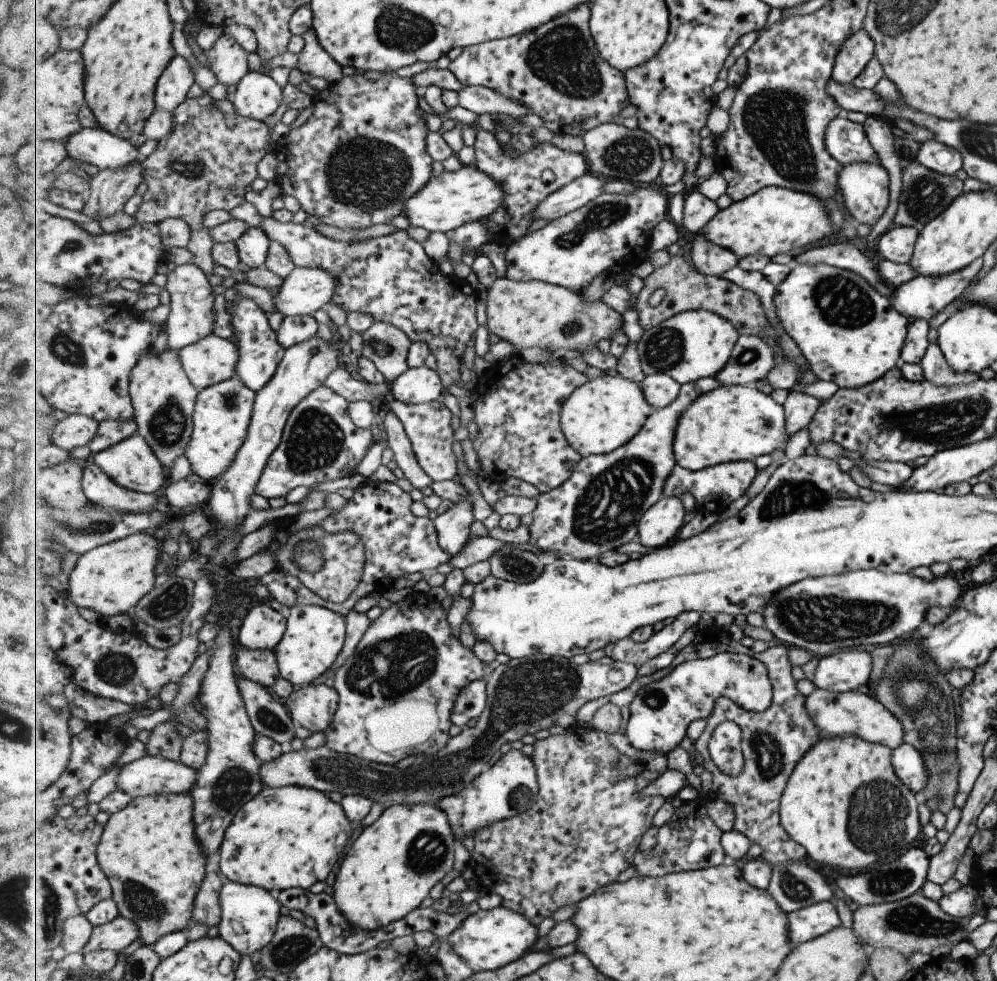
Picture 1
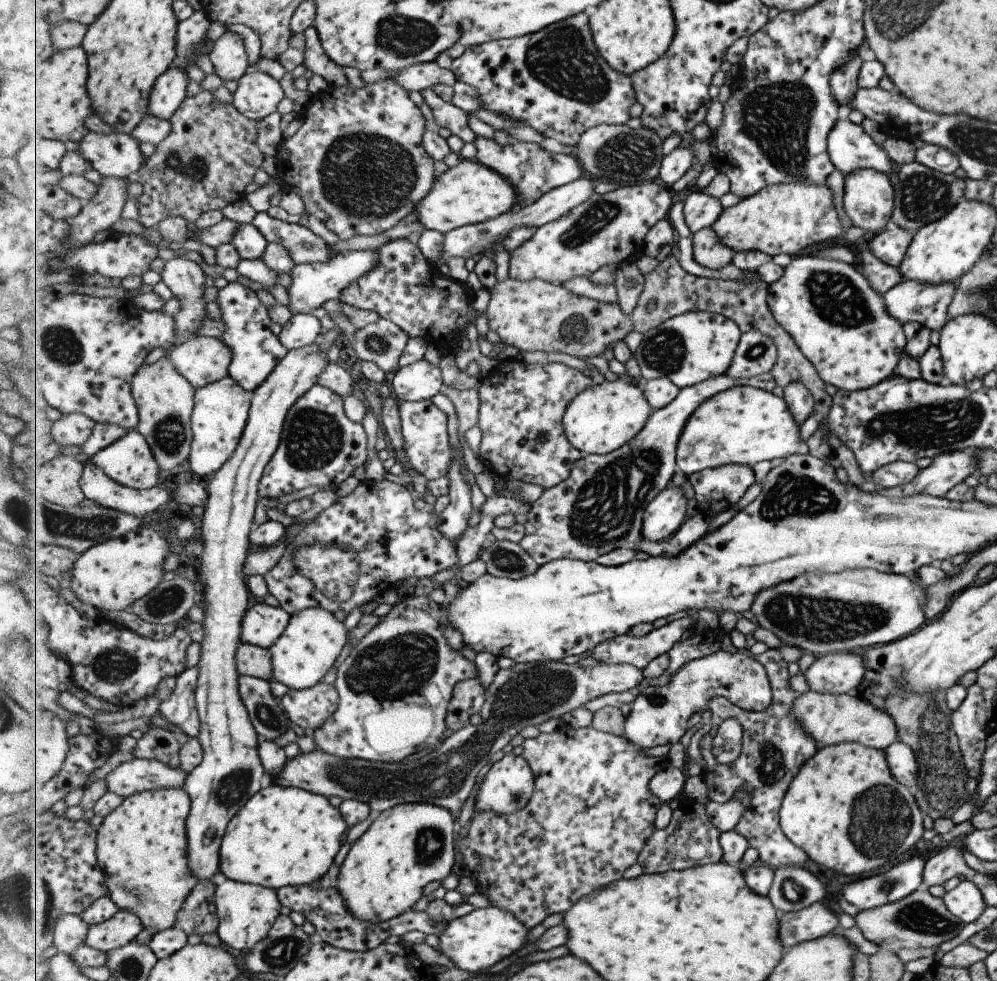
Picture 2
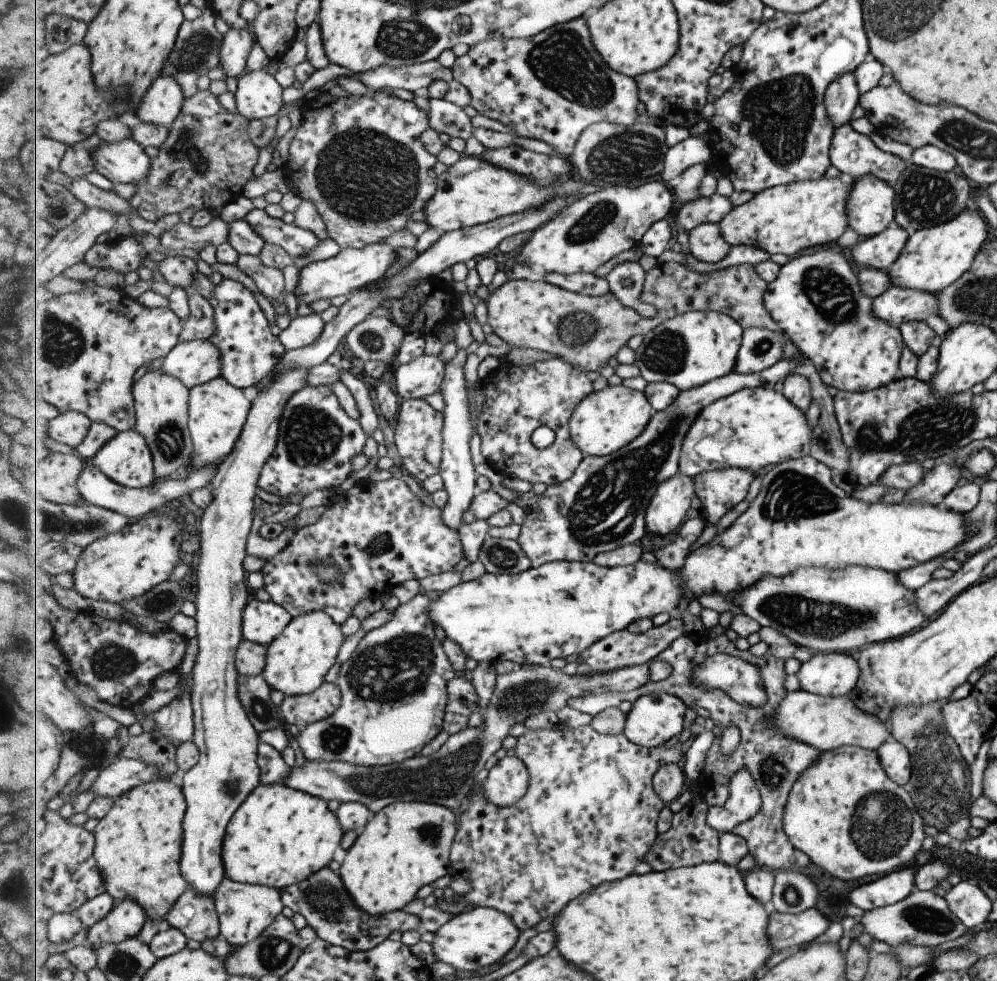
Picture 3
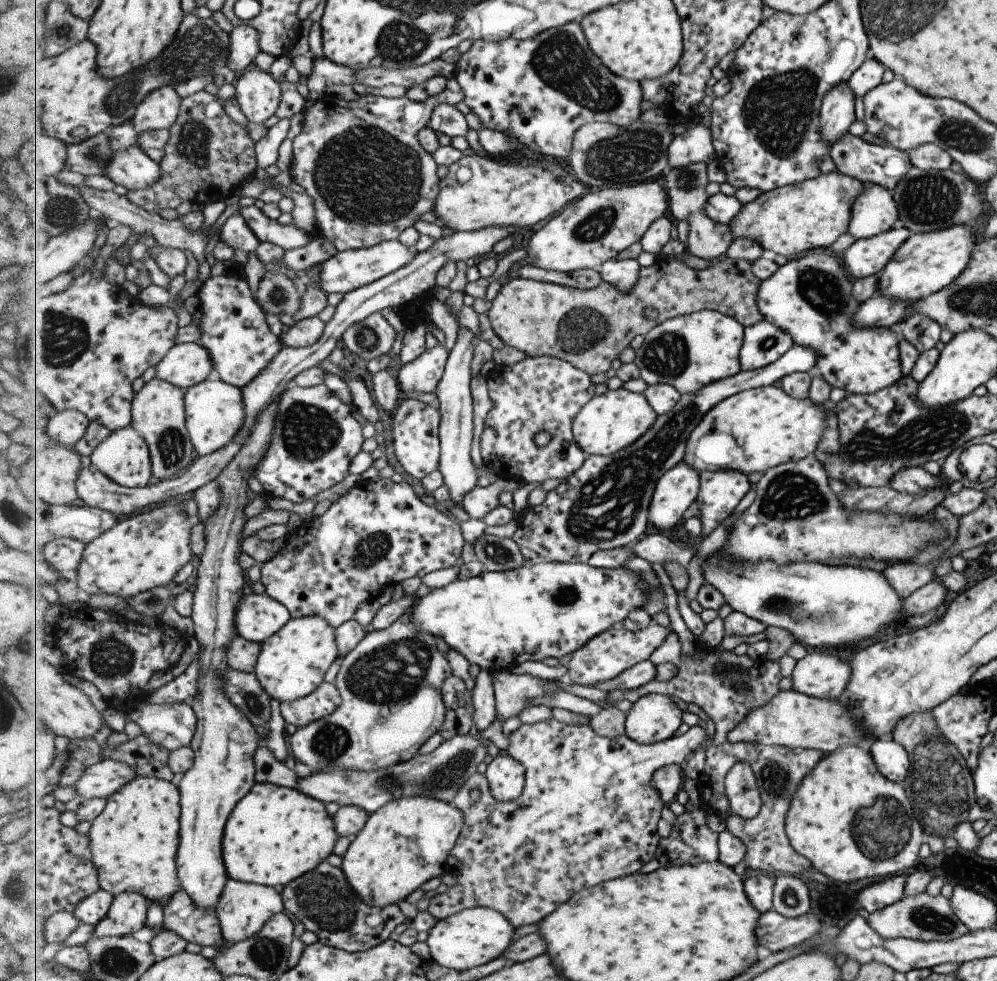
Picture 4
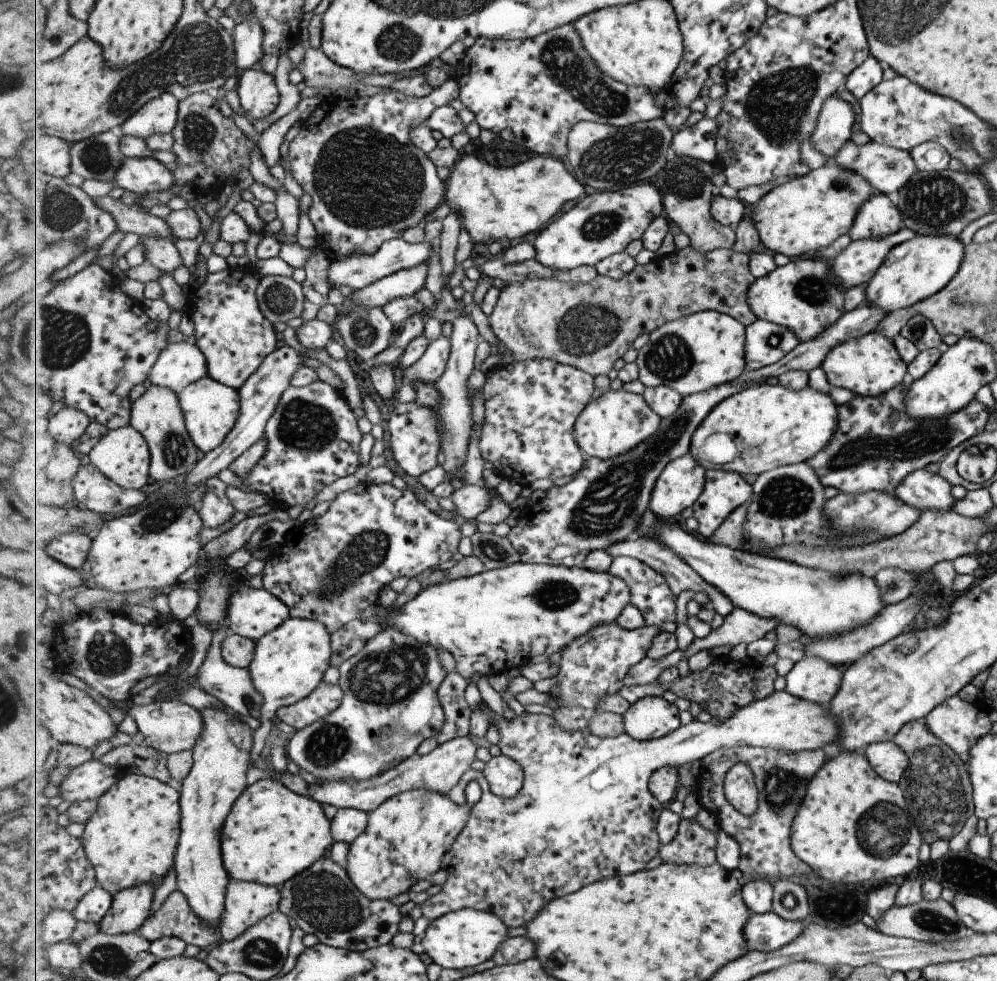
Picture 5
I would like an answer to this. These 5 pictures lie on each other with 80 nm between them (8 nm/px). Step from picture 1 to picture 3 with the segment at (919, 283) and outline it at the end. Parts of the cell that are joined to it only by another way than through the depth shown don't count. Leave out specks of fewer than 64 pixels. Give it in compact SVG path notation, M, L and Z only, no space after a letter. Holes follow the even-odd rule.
M889 285L871 300L871 314L895 328L903 322L925 322L941 339L949 330L937 312L935 295L929 292L915 292Z

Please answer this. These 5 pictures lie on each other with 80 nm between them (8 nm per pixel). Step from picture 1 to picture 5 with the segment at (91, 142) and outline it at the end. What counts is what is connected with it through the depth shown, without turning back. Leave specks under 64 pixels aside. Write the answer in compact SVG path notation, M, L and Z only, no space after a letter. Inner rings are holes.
M129 158L117 172L119 187L136 194L165 192L173 188L175 174L155 158Z

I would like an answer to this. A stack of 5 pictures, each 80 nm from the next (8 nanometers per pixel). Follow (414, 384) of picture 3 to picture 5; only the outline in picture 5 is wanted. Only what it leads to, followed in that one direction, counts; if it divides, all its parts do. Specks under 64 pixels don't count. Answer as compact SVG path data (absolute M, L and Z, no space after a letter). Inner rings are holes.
M441 334L431 341L429 349L419 362L405 370L402 382L412 384L421 380L427 384L437 383L446 372L452 350L452 341Z

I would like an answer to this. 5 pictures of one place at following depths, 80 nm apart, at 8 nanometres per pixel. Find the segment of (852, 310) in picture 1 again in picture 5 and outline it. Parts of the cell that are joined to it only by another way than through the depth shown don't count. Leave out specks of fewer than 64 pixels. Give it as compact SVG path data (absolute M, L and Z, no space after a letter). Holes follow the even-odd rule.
M818 258L793 259L771 274L757 278L749 288L747 300L758 319L791 328L798 342L812 340L814 333L821 332L827 322L840 319L843 314L843 292L839 292L827 264ZM872 332L833 346L825 354L821 370L832 387L847 389L861 397L875 397L901 384L907 364L901 360L889 338Z

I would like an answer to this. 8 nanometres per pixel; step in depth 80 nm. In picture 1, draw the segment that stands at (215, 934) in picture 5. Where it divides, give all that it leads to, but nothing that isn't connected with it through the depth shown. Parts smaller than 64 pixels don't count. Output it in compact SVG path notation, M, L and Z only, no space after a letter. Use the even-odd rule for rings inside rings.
M207 872L207 878L205 878L200 894L196 898L193 924L203 922L207 928L219 926L222 919L220 896L223 884L224 882L221 882L221 876L217 872Z

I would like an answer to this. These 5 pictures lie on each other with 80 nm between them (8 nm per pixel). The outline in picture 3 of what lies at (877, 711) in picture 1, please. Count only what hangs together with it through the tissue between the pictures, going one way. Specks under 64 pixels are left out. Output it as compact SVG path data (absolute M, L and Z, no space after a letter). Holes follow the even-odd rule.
M803 690L790 692L785 697L770 725L788 737L810 744L821 753L845 745L857 745L875 751L890 733L887 722L857 708L856 703L847 695L819 696Z

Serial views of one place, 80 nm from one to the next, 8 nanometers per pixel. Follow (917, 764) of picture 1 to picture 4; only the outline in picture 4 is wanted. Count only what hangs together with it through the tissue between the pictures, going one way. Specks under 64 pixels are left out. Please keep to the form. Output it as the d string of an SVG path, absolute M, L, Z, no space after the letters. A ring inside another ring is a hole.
M875 739L867 750L881 776L890 782L902 783L909 771L909 760L899 744L893 740Z

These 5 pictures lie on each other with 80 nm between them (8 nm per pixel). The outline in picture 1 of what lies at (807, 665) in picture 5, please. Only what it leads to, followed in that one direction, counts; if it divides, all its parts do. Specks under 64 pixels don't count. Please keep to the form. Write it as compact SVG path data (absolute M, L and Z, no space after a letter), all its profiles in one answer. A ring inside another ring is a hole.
M851 647L818 658L812 684L817 689L844 693L861 690L871 672L868 649Z

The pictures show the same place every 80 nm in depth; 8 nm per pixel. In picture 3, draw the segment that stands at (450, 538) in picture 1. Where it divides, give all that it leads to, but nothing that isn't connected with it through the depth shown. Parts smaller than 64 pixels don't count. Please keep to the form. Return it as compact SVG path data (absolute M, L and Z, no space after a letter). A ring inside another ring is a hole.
M459 348L456 355L446 365L445 379L441 384L439 393L445 402L443 440L444 452L441 460L441 473L445 482L445 490L448 494L448 503L443 509L445 522L449 528L460 530L463 526L463 514L470 510L471 502L479 492L477 488L477 472L471 458L471 435L478 434L478 428L473 426L471 420L471 402L469 402L469 382L465 374L465 364L469 360L467 348Z

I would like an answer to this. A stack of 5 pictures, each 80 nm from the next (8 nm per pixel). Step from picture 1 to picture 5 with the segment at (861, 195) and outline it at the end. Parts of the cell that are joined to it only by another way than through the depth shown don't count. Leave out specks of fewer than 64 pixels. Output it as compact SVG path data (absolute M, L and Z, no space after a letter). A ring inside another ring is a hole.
M877 193L857 210L849 228L850 241L885 238L901 230L901 216L885 194Z

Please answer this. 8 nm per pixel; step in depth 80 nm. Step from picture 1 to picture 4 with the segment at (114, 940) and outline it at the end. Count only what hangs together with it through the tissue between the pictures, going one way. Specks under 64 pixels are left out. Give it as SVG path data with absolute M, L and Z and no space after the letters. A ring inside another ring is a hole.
M141 892L114 896L107 917L94 928L94 937L128 936L145 929L149 905L149 898Z

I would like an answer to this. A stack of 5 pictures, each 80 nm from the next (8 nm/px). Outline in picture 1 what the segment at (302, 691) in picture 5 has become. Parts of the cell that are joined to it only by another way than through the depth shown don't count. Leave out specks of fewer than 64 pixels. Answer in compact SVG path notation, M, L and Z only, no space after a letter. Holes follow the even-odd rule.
M295 605L289 608L289 614L288 630L275 648L280 676L297 688L305 687L320 682L339 658L344 650L347 626L341 613L319 605Z

